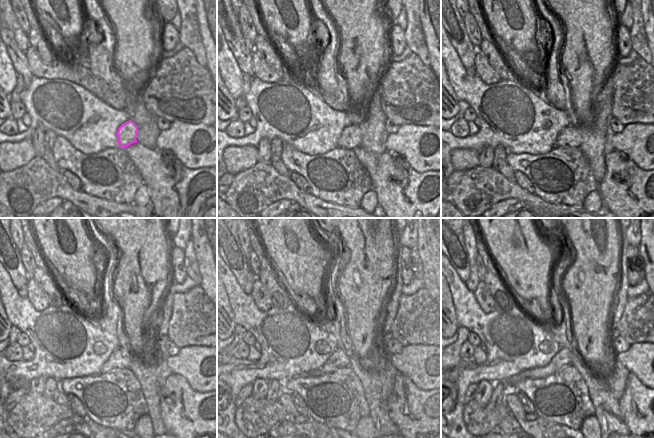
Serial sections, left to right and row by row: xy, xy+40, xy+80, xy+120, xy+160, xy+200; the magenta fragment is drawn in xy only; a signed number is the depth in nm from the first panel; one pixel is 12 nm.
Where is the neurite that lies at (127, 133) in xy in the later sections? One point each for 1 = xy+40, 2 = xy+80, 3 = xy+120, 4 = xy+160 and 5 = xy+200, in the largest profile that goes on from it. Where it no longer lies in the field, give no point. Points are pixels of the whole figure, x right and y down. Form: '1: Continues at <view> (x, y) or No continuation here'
1: Continues at xy+40 (351, 137)
2: Continues at xy+80 (569, 136)
3: Continues at xy+120 (118, 359)
4: Continues at xy+160 (339, 359)
5: Continues at xy+200 (563, 358).

